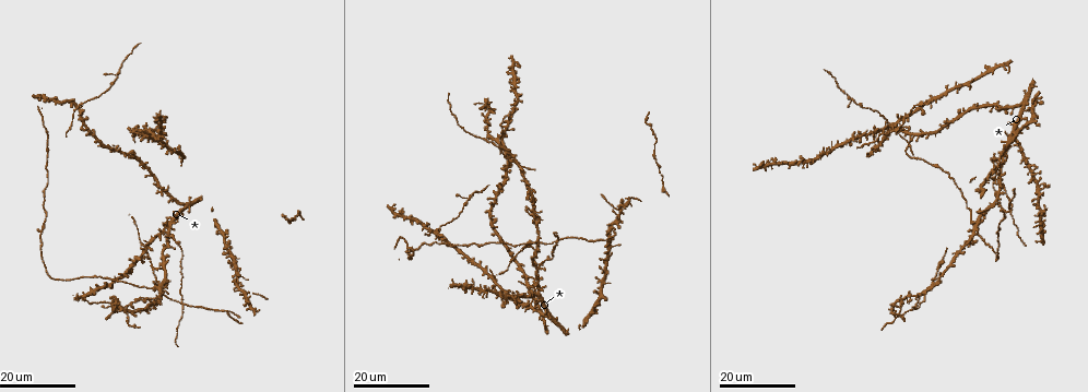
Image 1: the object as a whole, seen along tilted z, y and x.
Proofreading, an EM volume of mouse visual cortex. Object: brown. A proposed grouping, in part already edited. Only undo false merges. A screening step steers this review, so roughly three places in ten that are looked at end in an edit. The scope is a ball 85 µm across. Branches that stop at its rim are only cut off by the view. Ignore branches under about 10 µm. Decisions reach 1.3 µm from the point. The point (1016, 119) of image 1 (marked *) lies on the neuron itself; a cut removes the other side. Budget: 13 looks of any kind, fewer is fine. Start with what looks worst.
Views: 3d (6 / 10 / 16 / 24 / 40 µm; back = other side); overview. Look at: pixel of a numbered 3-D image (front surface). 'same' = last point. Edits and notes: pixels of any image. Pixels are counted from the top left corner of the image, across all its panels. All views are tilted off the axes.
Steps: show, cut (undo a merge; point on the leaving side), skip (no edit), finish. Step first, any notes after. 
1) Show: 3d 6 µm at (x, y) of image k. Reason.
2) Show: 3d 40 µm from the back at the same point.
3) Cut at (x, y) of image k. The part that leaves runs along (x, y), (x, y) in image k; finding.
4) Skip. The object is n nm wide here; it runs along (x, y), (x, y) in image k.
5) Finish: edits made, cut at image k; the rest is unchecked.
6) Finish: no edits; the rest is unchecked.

Show: 3d 24 µm at (532, 242) of image 1. Branch point.

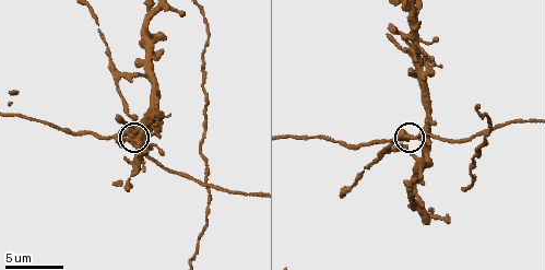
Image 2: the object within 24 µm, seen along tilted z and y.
Show: 3d 10 µm at (409, 138) of image 2. Closer look.

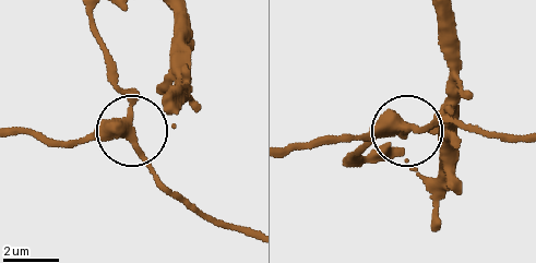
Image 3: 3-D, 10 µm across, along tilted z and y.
Show: 3d 6 µm at (127, 134) of image 3. Zoom in.

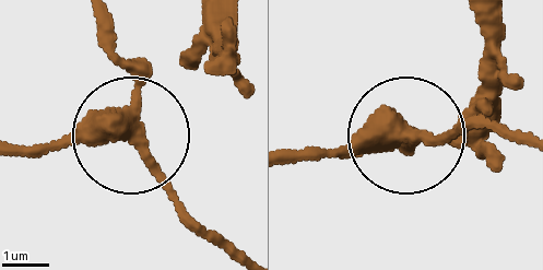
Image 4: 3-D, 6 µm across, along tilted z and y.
Skip. 3 arms meet here; it runs along (94, 16), (130, 89), (144, 153), (197, 229) in image 4; one neuron here.

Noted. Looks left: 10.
Show: 3d 10 µm at (483, 135) of image 2. Four-way junction.

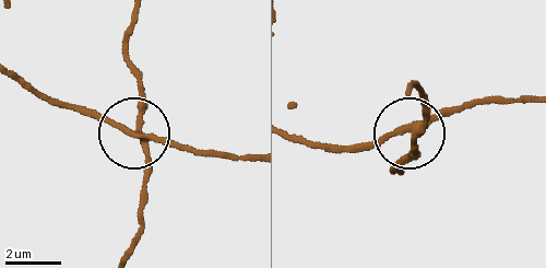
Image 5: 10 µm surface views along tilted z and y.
Show: 3d 10 µm from the back at (141, 130) of image 5. Other side.

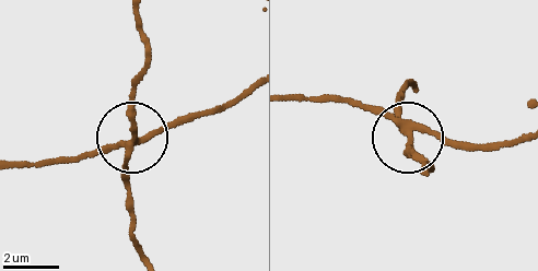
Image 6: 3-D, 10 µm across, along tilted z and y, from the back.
Cut at (125, 179) of image 6. The side arm is 18 µm long; 4 arms meet here; two neurons meet here.

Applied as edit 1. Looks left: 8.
Show: 3d 10 µm at (385, 147) of image 2. Arms part here.

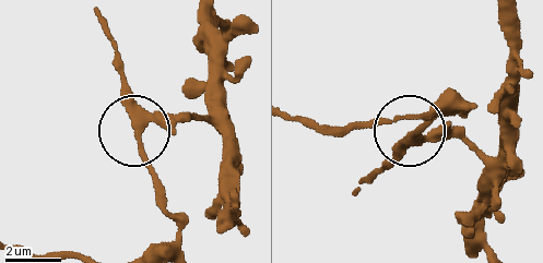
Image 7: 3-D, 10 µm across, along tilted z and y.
Show: 3d 6 µm at (414, 133) of image 7.

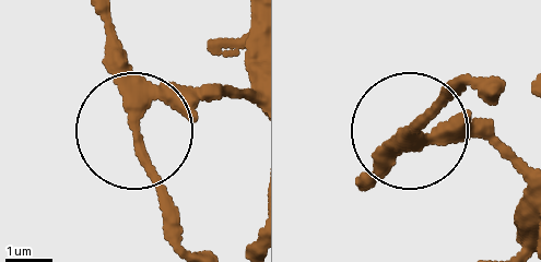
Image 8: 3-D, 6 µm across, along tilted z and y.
Skip. 3 arms meet here; it runs along (248, 14), (246, 87), (169, 96), (138, 119), (110, 14) in image 8; one neuron here.

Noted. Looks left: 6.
Show: 3d 16 µm at (126, 307) of image 1. Branch point.

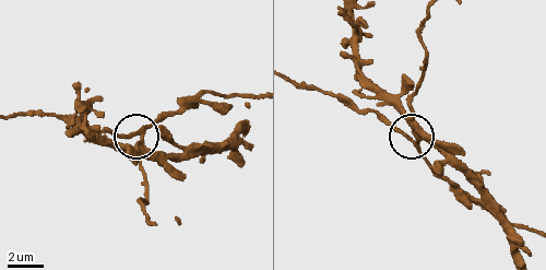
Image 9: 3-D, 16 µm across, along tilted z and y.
Show: 3d 6 µm at (409, 138) of image 9.

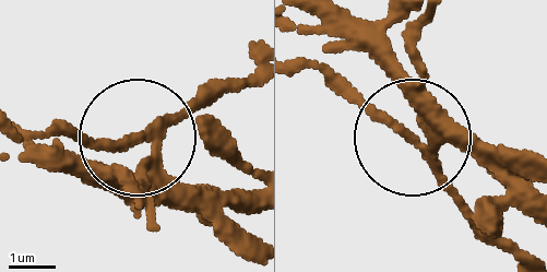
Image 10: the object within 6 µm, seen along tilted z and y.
Cut at (92, 142) of image 10. The part that leaves runs along (424, 111), (418, 128), (397, 128), (295, 61) in image 10; a second neuron is stuck on.

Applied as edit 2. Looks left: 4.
Show: 3d 16 µm at (42, 230) of image 1. Three-way junction.

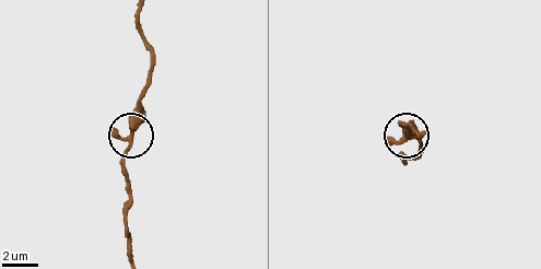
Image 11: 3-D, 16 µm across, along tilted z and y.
Show: 3d 10 µm at (130, 142) of image 11. Zoom in.

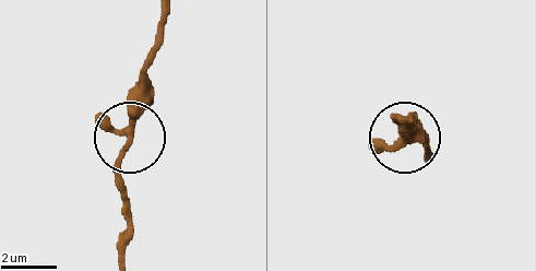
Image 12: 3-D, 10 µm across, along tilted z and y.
Skip. It runs along (124, 254), (121, 154), (139, 72) in image 12; all the same neuron.

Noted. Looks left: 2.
Finish: edits made, cut at image 6, cut at image 10; the rest is unchecked.

